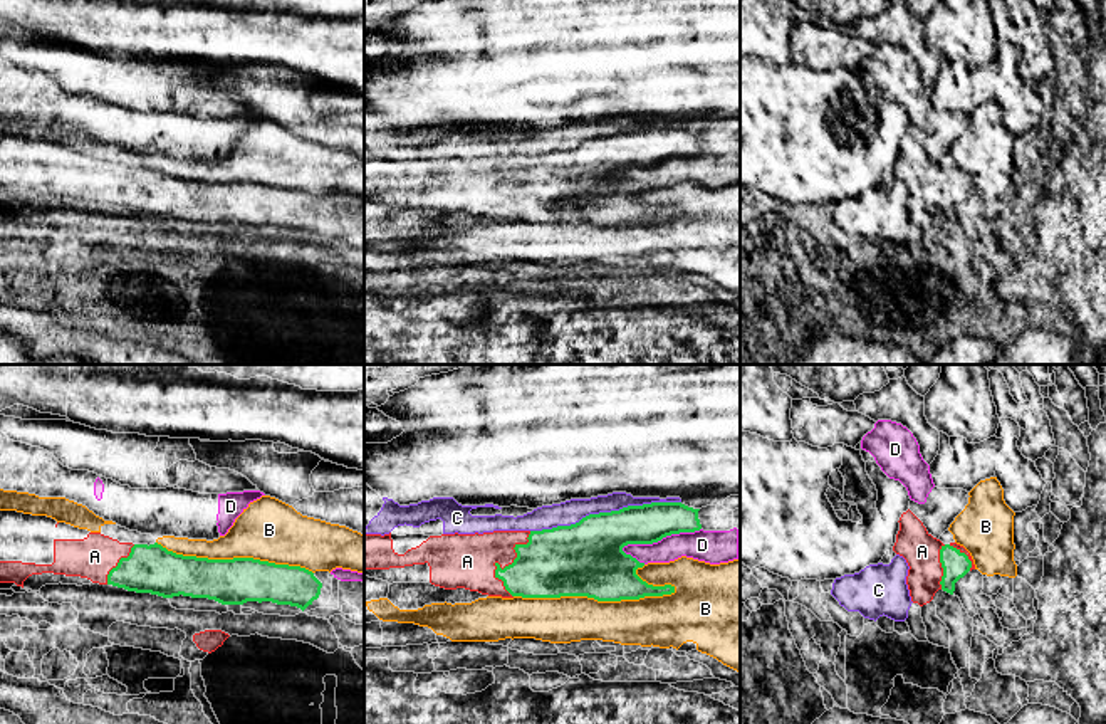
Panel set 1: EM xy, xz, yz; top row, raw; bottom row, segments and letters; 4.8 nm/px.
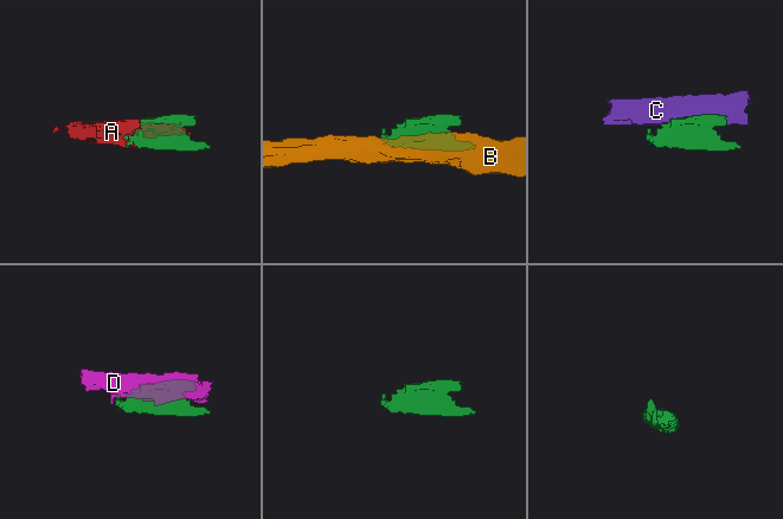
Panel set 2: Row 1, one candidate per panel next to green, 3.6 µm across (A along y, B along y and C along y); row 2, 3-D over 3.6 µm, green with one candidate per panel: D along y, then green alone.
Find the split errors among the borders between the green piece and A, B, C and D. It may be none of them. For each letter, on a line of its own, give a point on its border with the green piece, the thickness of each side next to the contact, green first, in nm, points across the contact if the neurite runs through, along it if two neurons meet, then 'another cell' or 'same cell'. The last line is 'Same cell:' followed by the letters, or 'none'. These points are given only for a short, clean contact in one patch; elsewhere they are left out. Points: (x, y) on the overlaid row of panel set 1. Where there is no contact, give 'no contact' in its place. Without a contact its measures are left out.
A: contact xz (509, 565); calibres 340 and 260 nm; same cell
B: contact xz (594, 598); calibres 360 and 220 nm; another cell
C: contact xz (605, 513); calibres 360 and 120 nm; another cell
D: contact xz (660, 540); calibres 190 and 160 nm; another cell
Same cell: A

